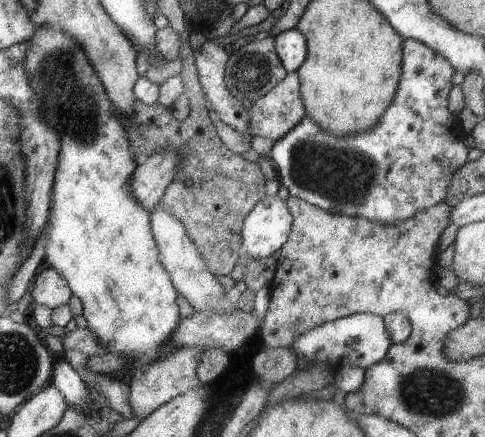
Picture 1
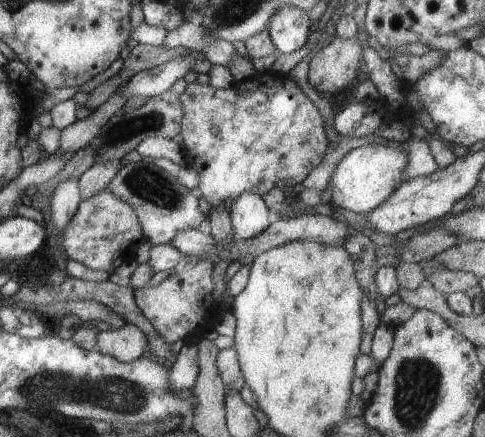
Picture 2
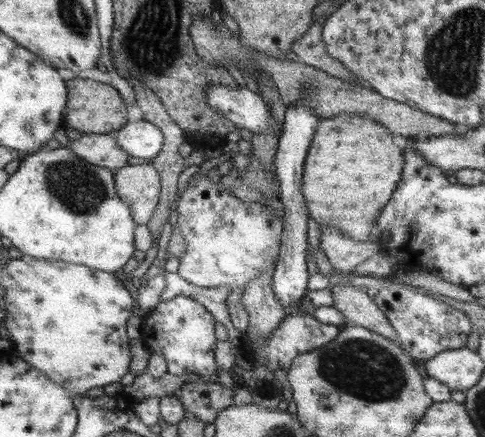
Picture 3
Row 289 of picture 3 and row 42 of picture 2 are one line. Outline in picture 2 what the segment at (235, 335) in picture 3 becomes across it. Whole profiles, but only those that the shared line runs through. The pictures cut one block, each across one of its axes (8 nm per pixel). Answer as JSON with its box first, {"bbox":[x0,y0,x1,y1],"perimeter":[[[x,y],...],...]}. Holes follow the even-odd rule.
{"bbox":[164,22,236,66],"perimeter":[[[184,22],[174,30],[167,33],[164,38],[164,47],[172,49],[180,47],[200,50],[205,58],[213,65],[227,66],[236,53],[234,45],[228,40],[214,38],[203,24],[195,25],[192,22]]]}

